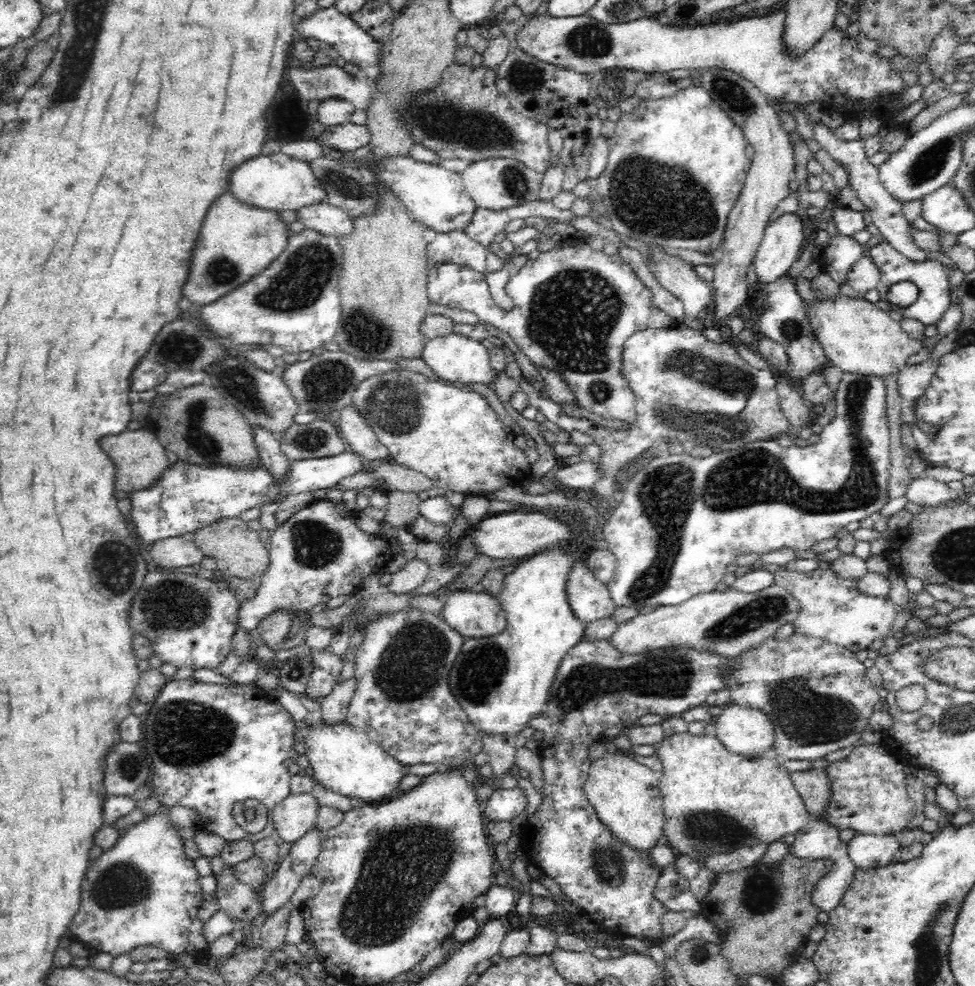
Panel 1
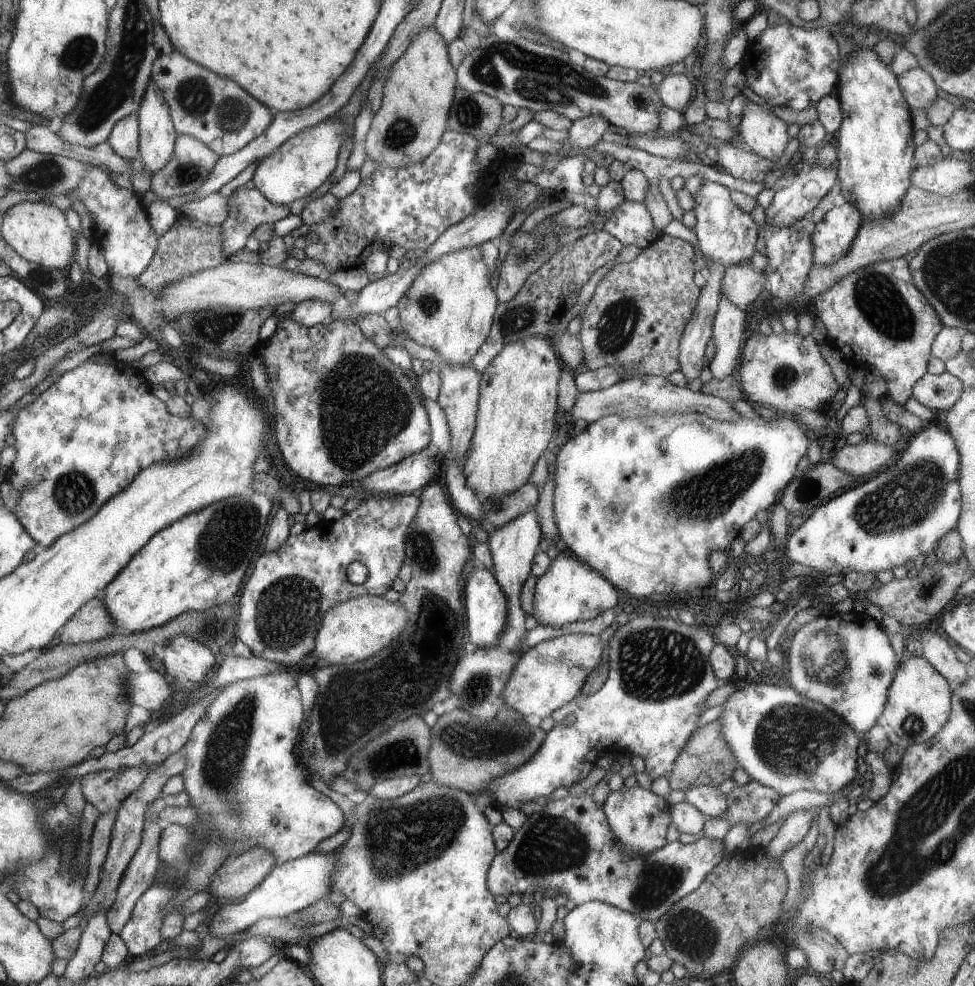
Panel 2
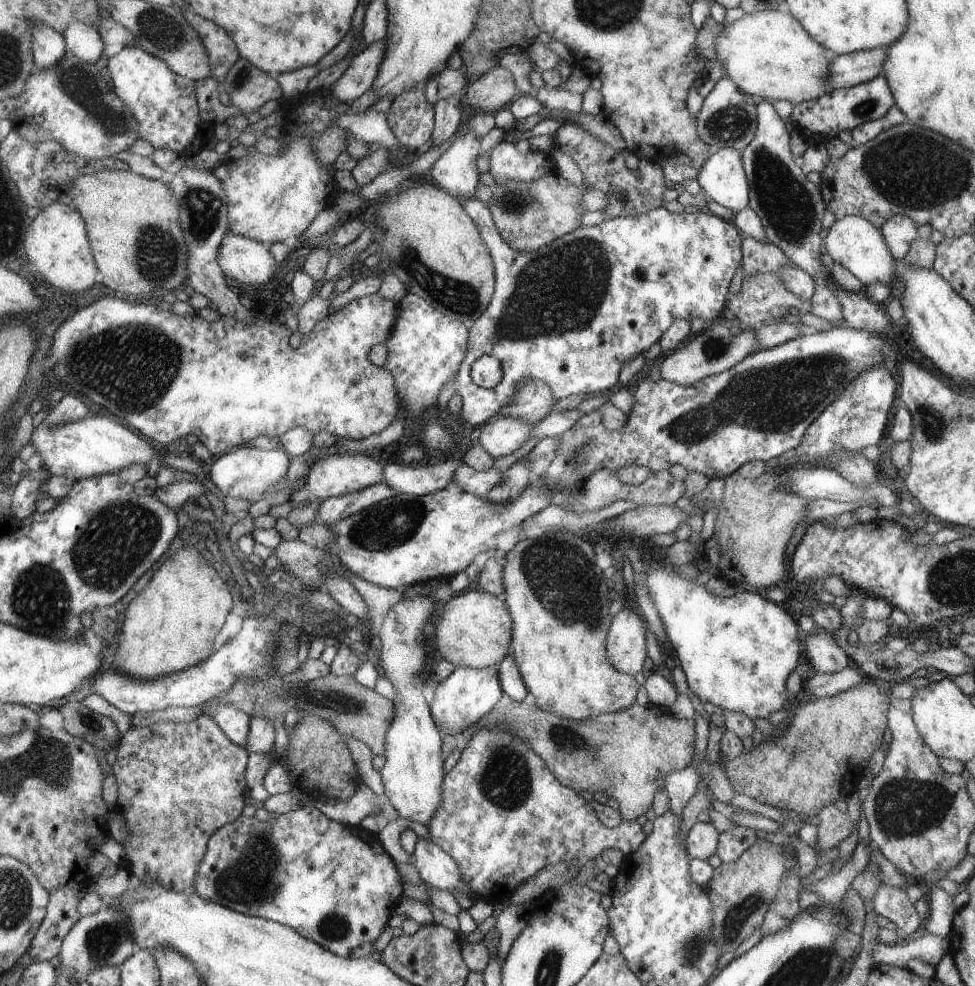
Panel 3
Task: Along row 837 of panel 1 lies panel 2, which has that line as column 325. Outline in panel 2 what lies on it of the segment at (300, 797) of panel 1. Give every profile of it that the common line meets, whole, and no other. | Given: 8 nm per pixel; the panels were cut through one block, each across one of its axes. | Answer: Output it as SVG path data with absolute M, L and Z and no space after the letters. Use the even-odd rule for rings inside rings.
M228 260L220 263L216 268L208 268L194 276L182 278L180 282L166 284L162 290L159 290L158 294L162 296L158 296L156 301L160 305L159 311L162 316L173 323L191 312L202 312L208 308L254 310L254 308L270 306L277 308L286 302L294 302L297 305L304 300L328 300L328 304L334 304L343 292L338 286L329 284L321 278L309 277L295 270L285 270L262 263Z

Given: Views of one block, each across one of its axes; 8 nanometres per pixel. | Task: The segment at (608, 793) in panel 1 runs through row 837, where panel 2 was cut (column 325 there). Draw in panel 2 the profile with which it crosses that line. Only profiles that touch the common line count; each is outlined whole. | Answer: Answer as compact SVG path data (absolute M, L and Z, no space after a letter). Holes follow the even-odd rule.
M359 596L336 604L336 608L326 614L312 653L331 665L349 665L370 659L394 643L410 620L411 613L404 604L389 601L384 596Z

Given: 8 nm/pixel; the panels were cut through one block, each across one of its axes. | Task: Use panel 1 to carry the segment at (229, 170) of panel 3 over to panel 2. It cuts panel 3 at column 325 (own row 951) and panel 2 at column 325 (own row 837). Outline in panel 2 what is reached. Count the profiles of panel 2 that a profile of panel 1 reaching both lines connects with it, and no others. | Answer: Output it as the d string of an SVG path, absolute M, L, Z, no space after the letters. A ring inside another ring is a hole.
M326 118L326 121L298 132L272 154L264 157L260 164L255 167L254 186L270 202L278 205L291 205L294 200L308 196L322 182L328 180L328 176L336 168L338 150L346 138L344 124L340 126L340 124L334 124L332 120L340 119Z

